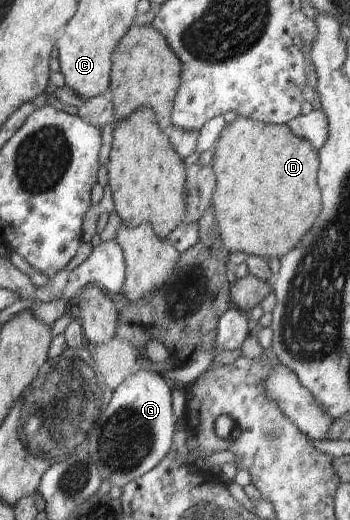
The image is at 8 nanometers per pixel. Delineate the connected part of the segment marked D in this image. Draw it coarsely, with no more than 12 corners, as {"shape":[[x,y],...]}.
{"shape":[[237,116],[209,166],[228,252],[281,259],[319,215],[318,152]]}

